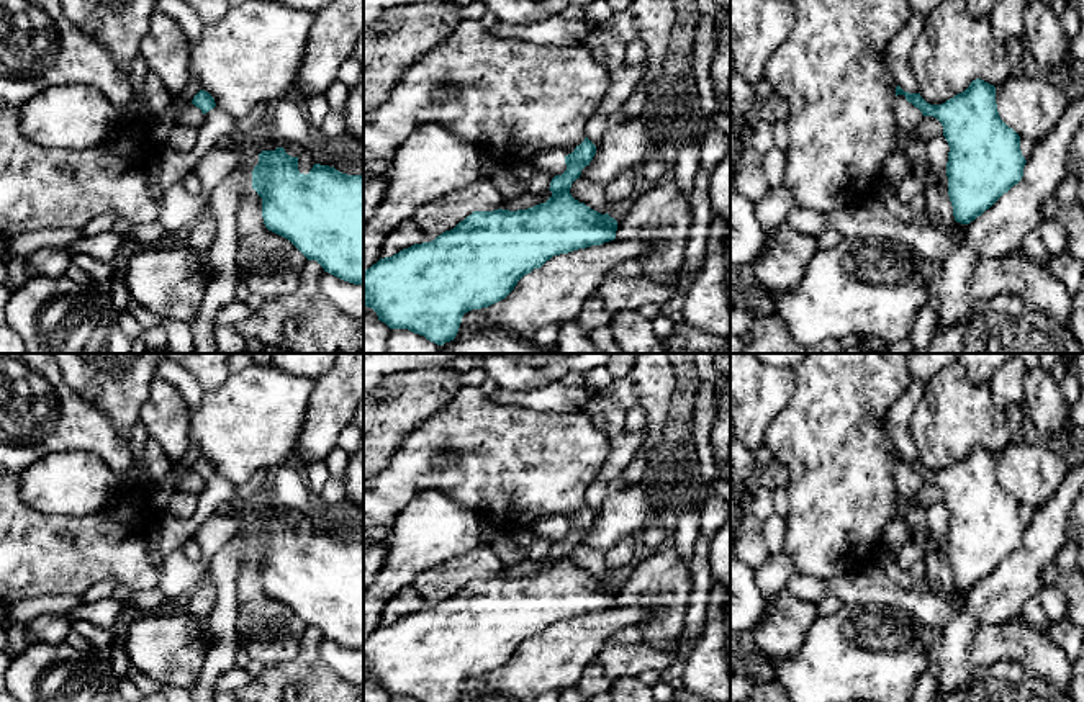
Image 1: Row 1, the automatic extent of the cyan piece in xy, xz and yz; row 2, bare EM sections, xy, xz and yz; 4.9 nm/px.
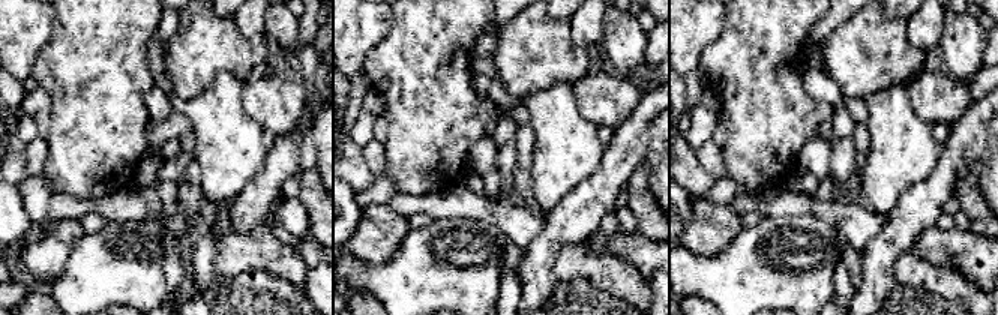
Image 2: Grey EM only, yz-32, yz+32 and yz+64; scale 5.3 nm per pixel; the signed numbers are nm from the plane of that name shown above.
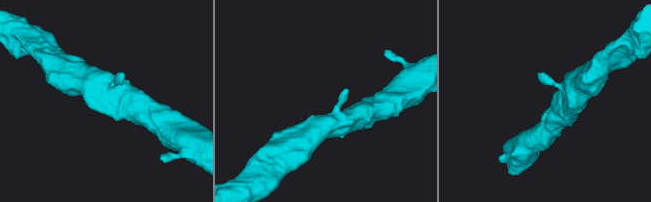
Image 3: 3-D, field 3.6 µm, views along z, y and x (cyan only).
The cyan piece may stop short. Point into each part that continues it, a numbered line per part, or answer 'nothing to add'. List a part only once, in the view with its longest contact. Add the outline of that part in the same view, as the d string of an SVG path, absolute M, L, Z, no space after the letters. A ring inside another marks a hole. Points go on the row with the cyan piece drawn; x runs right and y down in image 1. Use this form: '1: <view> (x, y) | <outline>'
nothing to add

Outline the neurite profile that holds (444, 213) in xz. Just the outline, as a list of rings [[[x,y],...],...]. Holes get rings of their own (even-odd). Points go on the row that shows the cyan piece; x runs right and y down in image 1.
[[[480,178],[462,190],[447,191],[431,203],[421,205],[413,221],[431,236],[454,229],[473,211],[495,211],[503,205],[503,196],[490,178]]]

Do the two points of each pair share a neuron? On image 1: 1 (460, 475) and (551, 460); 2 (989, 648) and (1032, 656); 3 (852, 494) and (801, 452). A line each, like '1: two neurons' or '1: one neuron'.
1: one neuron
2: one neuron
3: one neuron

